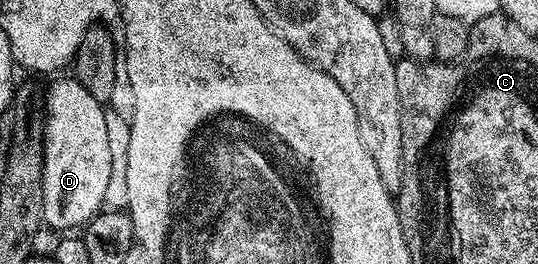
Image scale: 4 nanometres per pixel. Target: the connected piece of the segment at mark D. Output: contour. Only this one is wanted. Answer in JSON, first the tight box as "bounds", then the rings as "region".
{"bounds":[43,77,113,233],"region":[[[55,77],[45,91],[45,137],[43,138],[43,222],[49,228],[55,231],[63,231],[59,233],[71,233],[76,229],[82,228],[95,215],[99,214],[104,206],[103,198],[105,197],[105,189],[109,186],[109,169],[113,169],[113,161],[109,161],[109,141],[105,130],[105,107],[104,104],[98,103],[92,95],[85,89],[85,85],[81,85],[73,77],[67,79],[59,79],[63,77]]]}

